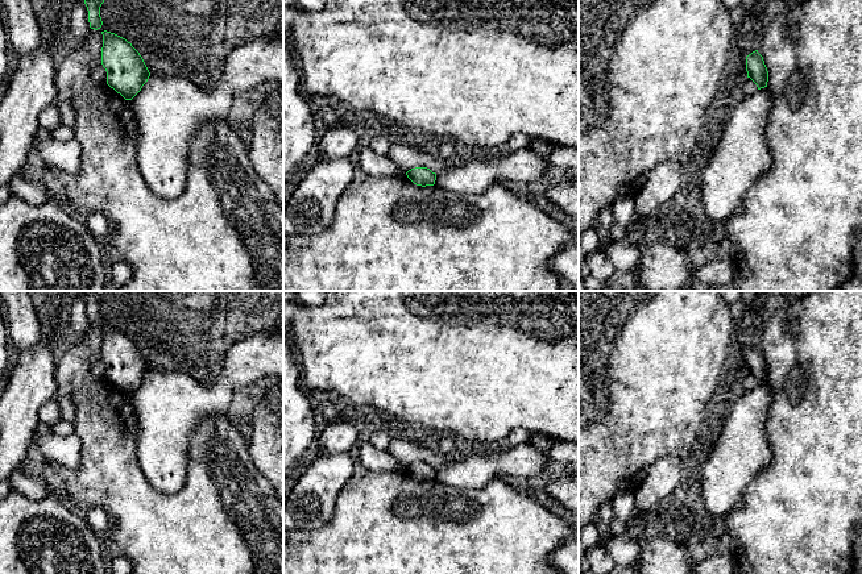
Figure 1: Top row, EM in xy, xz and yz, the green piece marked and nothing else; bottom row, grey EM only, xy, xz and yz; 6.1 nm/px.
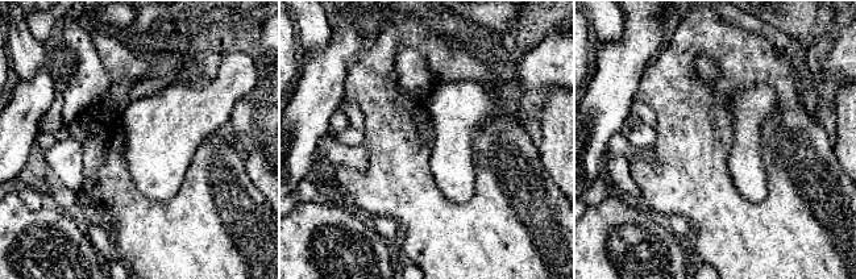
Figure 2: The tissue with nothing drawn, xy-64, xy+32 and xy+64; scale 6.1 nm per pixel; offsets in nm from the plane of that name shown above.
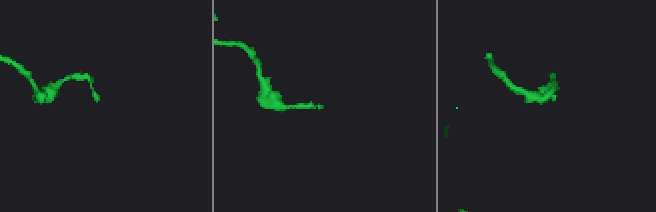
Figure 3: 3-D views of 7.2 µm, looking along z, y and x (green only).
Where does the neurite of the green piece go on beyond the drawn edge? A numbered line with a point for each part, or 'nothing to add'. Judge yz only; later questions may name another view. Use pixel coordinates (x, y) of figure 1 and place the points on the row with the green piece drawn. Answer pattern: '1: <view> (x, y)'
nothing to add

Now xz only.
nothing to add

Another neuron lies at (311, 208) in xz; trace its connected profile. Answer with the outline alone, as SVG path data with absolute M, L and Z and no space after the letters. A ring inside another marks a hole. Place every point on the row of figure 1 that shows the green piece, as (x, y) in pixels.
M349 158L319 159L295 186L283 209L283 234L318 237L335 220L340 196L353 182Z

